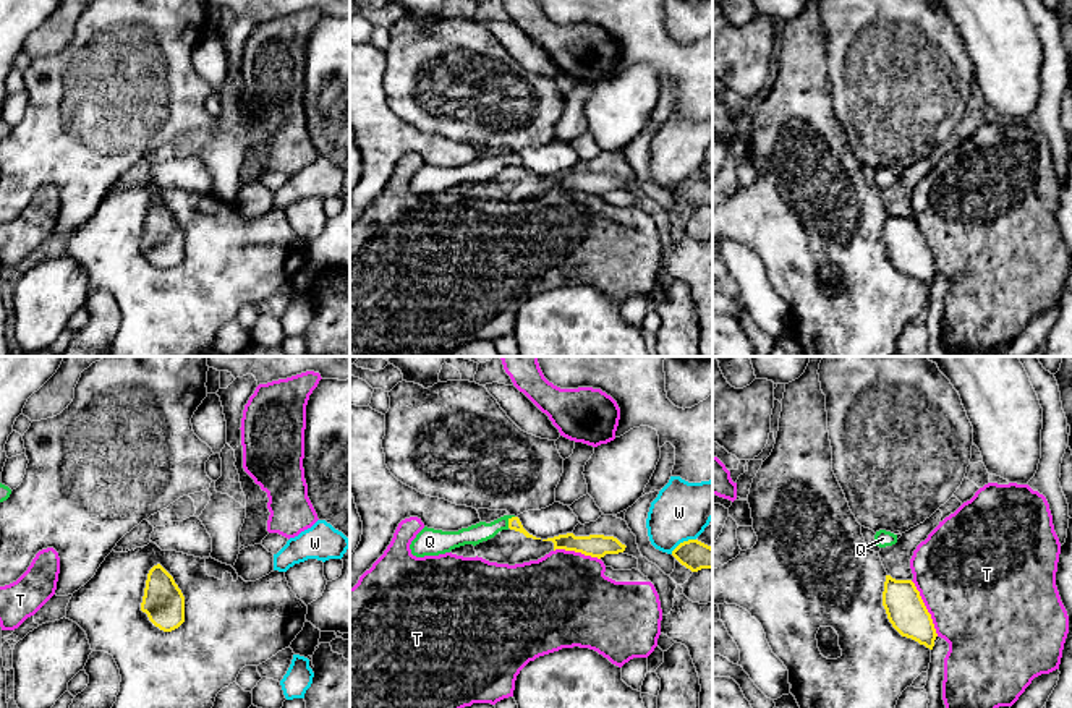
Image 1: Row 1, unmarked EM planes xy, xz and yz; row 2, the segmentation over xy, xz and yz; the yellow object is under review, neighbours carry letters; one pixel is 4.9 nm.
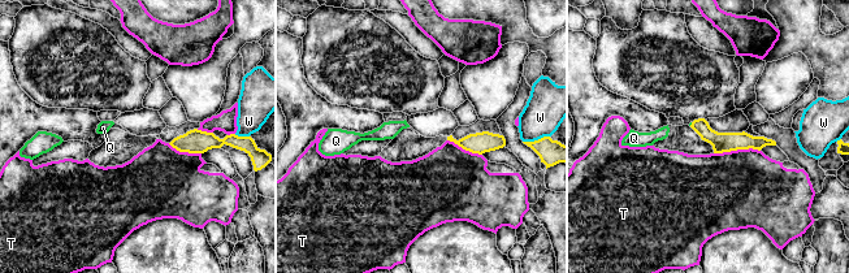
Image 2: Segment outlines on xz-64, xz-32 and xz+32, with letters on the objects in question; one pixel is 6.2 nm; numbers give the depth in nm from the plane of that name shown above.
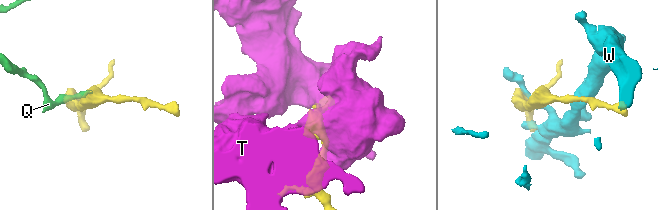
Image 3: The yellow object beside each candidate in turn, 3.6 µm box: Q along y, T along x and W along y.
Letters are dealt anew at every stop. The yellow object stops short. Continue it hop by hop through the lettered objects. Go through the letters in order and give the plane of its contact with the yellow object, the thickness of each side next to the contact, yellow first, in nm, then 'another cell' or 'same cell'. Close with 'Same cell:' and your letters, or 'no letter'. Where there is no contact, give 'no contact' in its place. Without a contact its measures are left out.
Q: xz | 60/100 nm | same cell
T: yz | 190/480 nm | another cell
W: xz | 150/280 nm | another cell
Same cell: Q

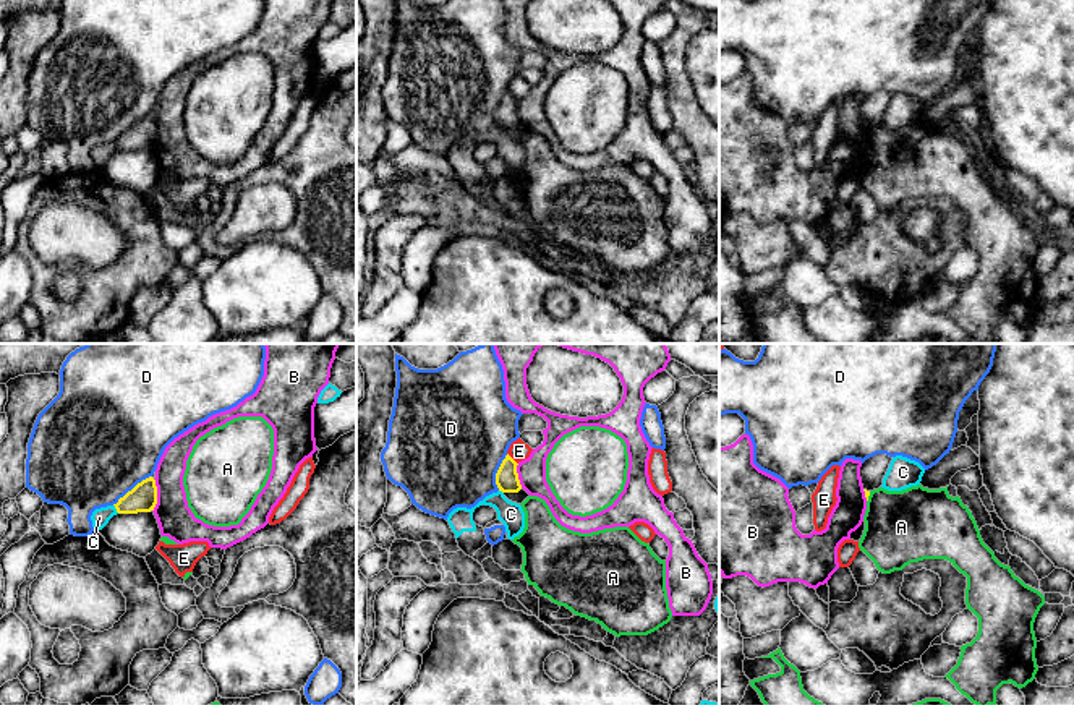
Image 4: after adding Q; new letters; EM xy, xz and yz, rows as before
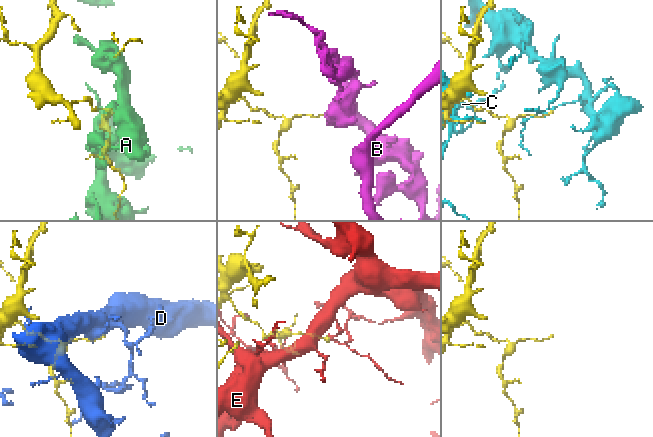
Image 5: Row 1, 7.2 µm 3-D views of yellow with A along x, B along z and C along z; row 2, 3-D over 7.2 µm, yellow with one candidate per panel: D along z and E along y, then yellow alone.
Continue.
A: yz | 30/360 nm | another cell
B: xy | 140/180 nm | another cell
C: xy | 140/90 nm | another cell
D: xy | 140/500 nm | another cell
E: xz | 110/100 nm | another cell
Same cell: no letter

